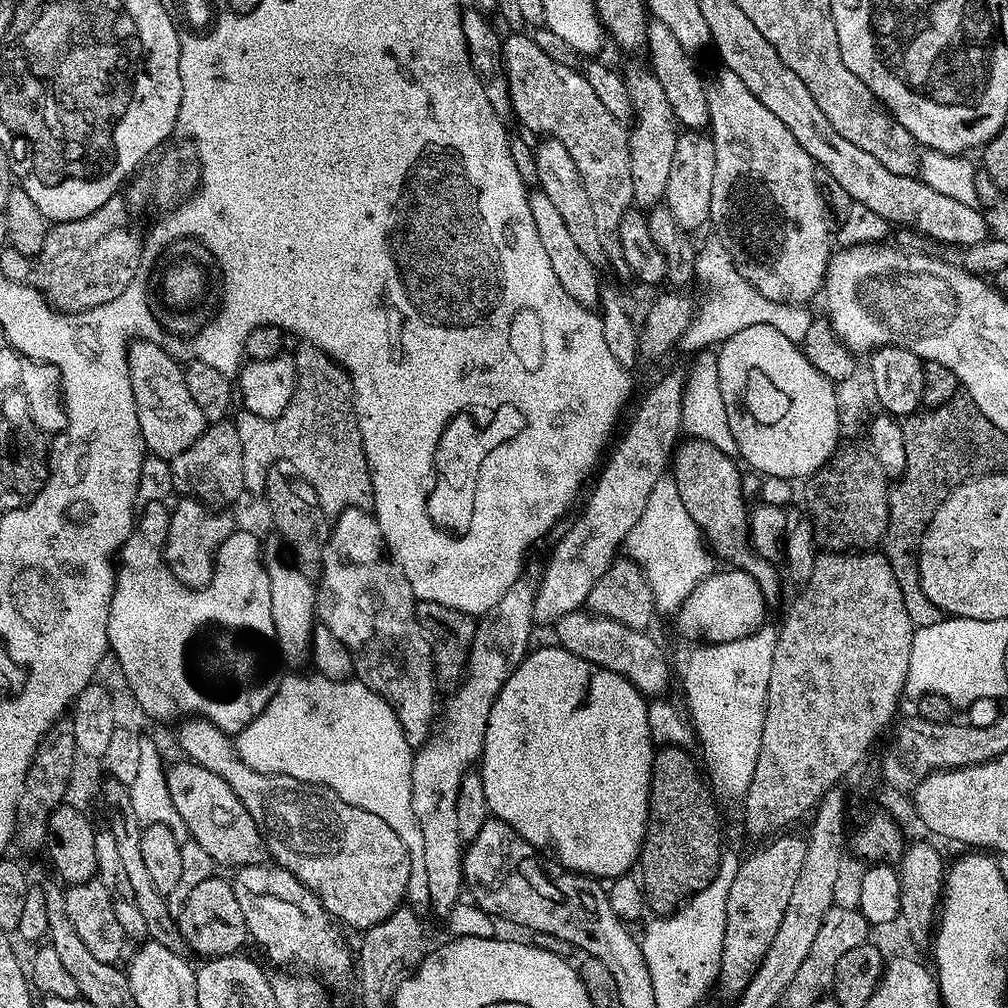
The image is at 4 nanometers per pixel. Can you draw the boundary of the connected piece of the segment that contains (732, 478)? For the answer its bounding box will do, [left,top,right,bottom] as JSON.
[670,438,780,606]

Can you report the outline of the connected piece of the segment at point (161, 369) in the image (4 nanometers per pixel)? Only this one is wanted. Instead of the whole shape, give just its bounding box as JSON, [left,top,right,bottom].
[128,338,206,458]

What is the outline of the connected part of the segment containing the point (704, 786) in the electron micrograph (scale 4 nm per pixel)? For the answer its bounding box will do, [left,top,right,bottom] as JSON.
[638,747,722,917]

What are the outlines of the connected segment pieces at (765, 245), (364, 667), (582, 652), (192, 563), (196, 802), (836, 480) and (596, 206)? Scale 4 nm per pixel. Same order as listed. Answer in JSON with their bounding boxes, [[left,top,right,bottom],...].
[[707,70,834,305],[316,508,438,750],[554,610,672,698],[162,498,226,588],[168,758,266,870],[806,443,890,554],[502,34,633,276]]

